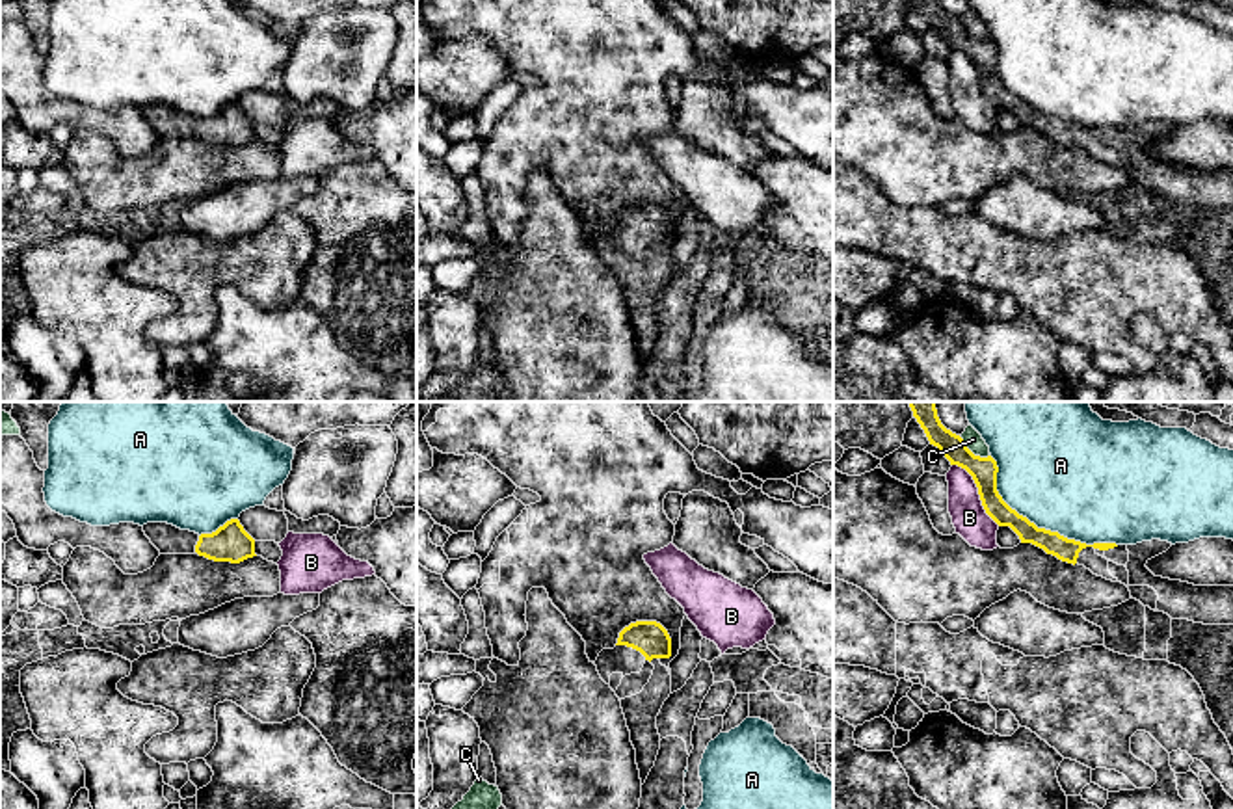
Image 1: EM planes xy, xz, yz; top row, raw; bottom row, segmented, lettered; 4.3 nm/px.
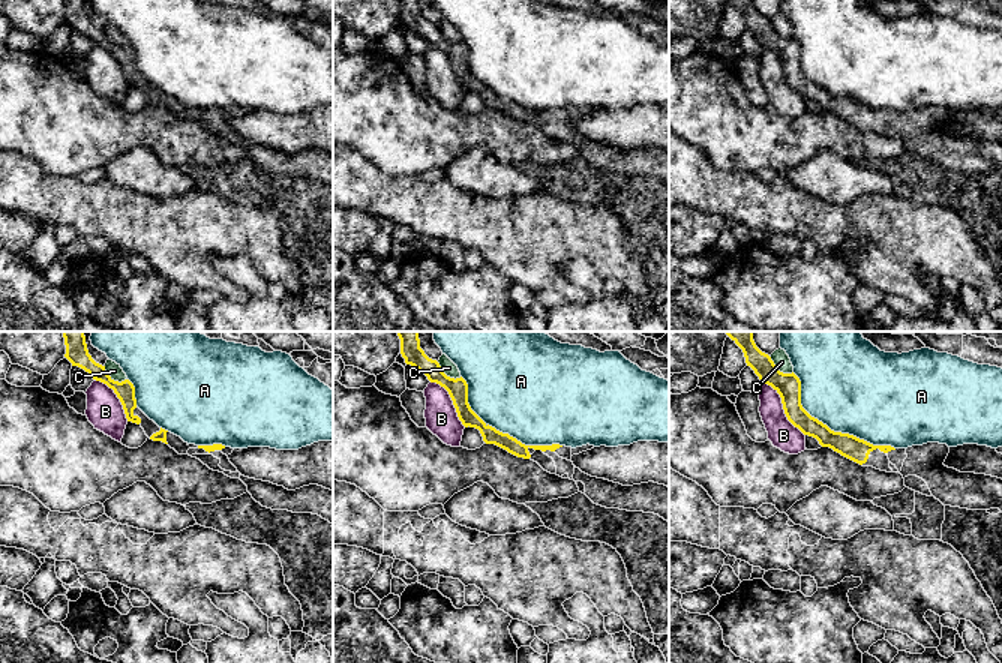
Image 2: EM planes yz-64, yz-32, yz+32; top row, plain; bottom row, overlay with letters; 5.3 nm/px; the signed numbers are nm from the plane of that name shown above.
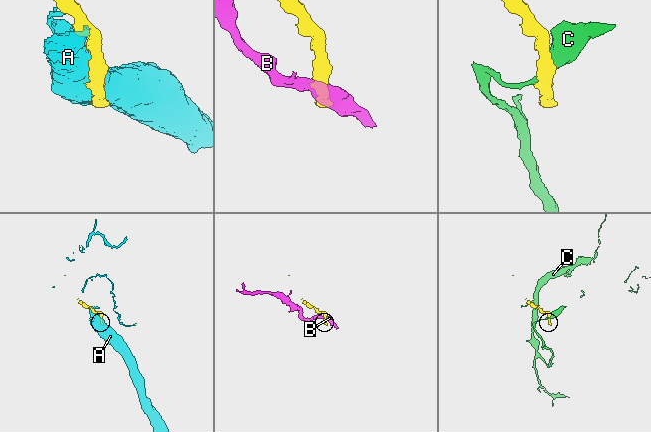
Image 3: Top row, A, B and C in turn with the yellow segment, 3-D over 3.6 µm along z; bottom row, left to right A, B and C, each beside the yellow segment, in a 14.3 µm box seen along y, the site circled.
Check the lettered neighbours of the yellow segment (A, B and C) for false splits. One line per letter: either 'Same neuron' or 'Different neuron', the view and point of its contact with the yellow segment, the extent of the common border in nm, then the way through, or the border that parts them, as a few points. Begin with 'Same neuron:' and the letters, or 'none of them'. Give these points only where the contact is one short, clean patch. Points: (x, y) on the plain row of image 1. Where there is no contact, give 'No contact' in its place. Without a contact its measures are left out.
Same neuron: none of them
A: Different neuron. Touches yellow at yz (1036, 110). Shared border 650 nm
B: Different neuron. Touches yellow at yz (979, 75). Shared border 340 nm
C: Different neuron. Touches yellow at yz (973, 38). Shared border 160 nm

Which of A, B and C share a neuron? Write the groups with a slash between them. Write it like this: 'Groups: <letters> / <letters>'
Groups: A / B / C

